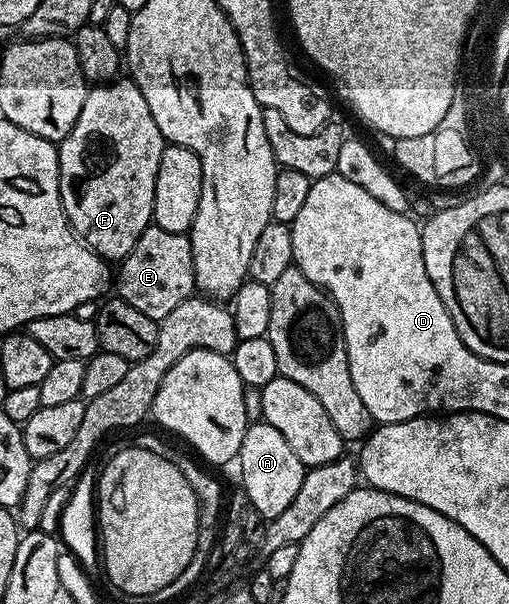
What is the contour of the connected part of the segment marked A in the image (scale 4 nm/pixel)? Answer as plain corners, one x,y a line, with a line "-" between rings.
261,419
250,424
243,435
243,443
239,454
241,461
241,485
249,496
248,504
266,522
274,521
277,516
299,495
299,487
303,487
303,479
307,466
301,462
299,455
291,451
291,446
275,427
271,427

